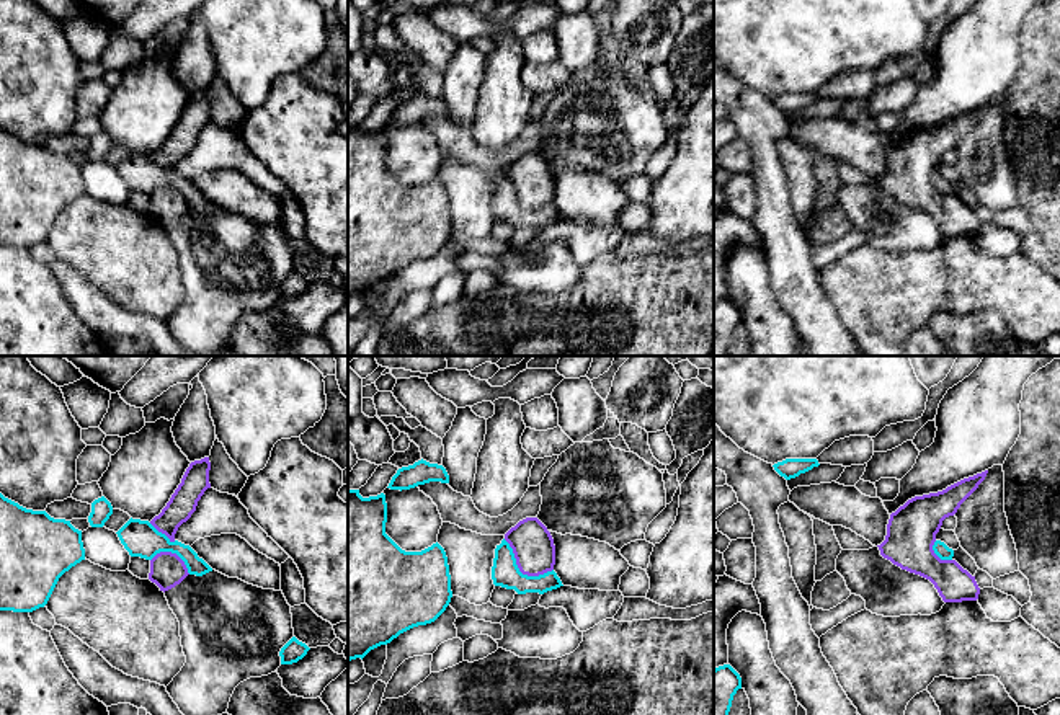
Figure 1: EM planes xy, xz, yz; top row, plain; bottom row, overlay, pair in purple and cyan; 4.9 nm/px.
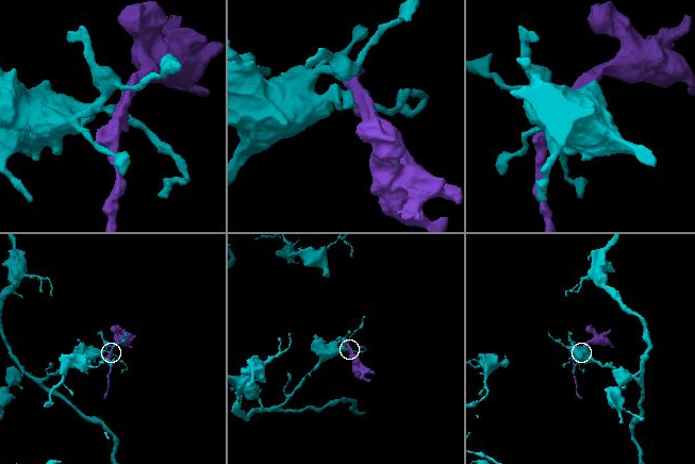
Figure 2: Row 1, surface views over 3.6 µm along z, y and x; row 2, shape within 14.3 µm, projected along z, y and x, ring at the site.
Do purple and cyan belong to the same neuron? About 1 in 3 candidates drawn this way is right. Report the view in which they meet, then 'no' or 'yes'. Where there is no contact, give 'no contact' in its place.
xz | no

